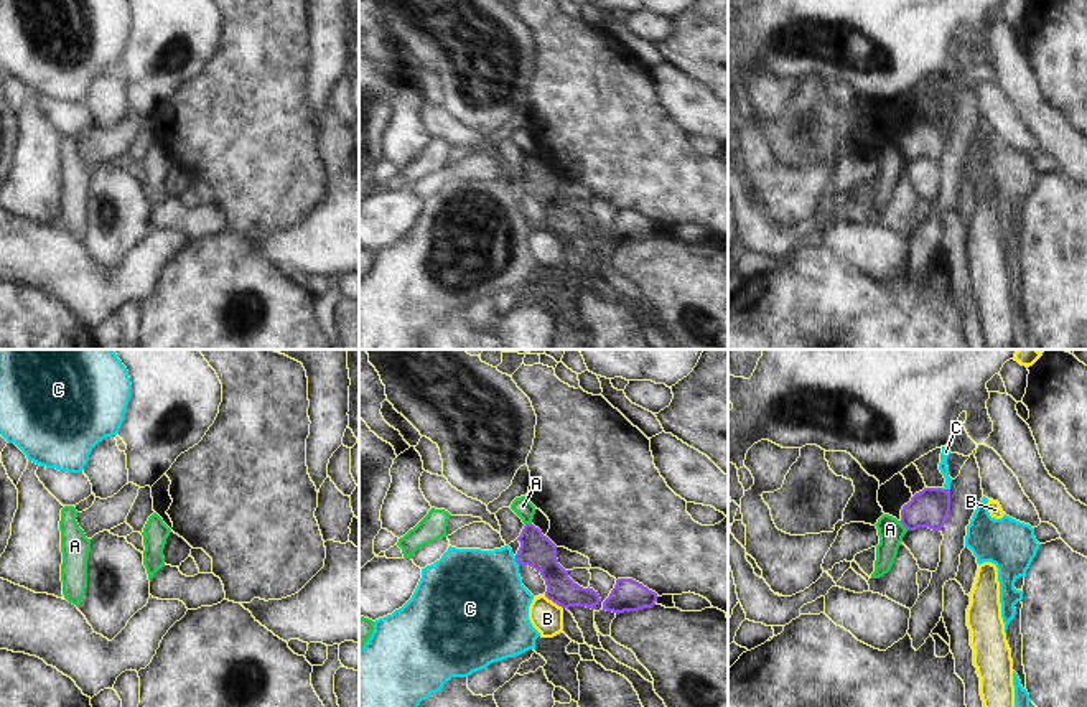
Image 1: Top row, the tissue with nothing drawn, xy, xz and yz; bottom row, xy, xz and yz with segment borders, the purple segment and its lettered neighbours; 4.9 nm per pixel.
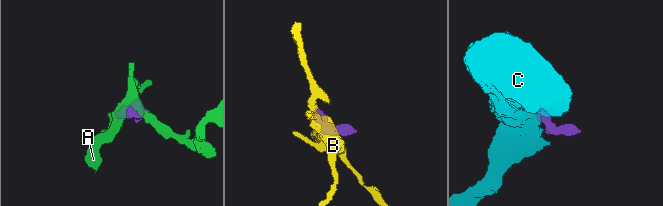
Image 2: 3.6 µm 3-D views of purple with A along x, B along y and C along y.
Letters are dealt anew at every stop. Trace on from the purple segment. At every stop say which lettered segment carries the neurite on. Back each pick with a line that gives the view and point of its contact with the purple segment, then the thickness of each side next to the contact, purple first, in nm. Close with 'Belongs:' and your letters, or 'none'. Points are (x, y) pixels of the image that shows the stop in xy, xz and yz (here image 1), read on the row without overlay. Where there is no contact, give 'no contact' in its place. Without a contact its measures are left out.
Belongs: none

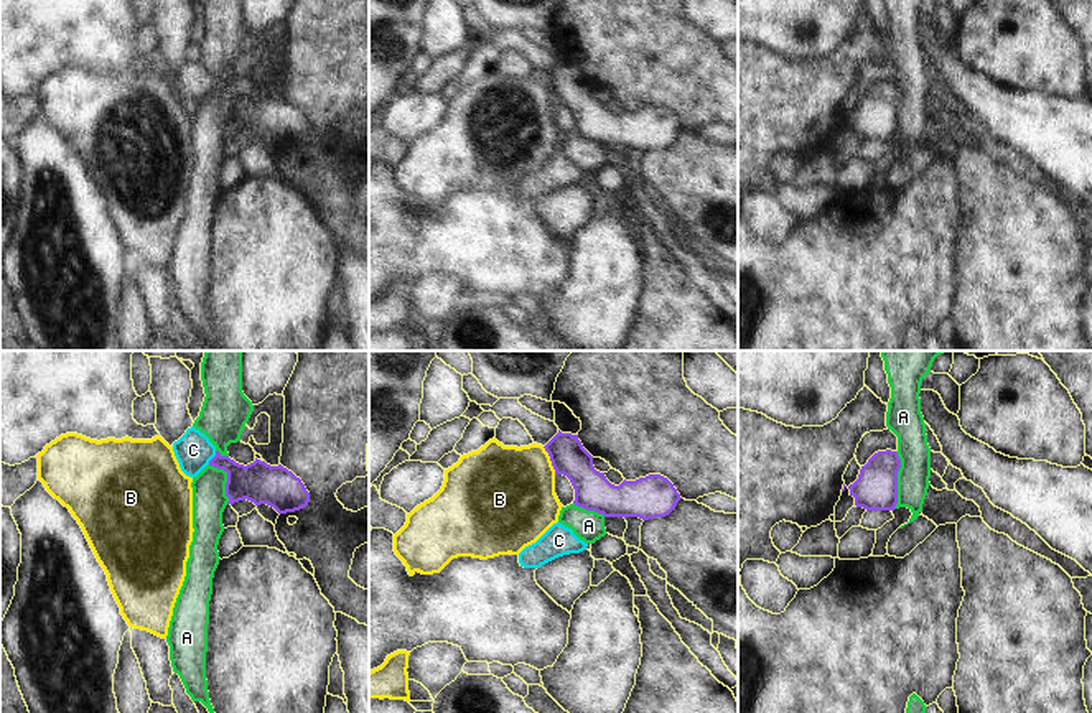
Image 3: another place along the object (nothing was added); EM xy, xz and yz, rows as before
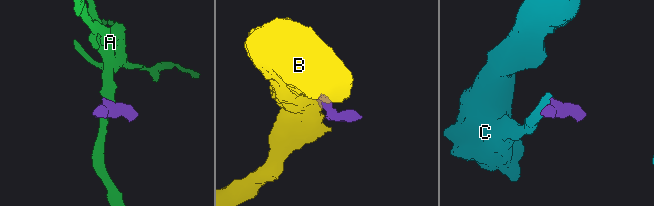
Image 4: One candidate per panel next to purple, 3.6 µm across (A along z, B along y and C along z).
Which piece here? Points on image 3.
C: xy (213, 89) | 190/180 nm
Belongs: C

